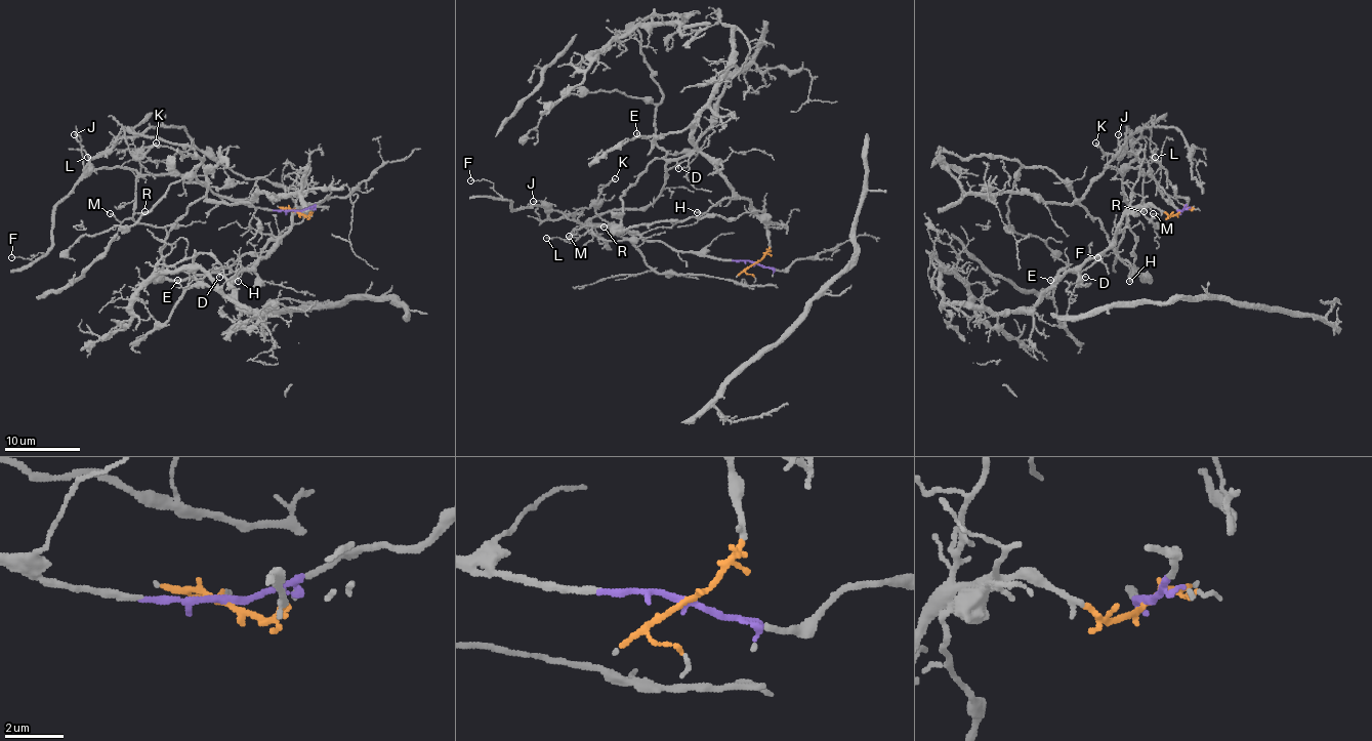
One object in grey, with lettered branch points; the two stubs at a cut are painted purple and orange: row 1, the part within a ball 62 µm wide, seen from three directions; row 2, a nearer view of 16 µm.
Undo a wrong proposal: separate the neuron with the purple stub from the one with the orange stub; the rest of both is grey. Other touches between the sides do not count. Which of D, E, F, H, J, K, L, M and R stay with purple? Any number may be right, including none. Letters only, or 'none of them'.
F, J, K, L, M, R

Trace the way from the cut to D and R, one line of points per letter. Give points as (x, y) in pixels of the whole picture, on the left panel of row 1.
D: (296, 211), (301, 215), (309, 213), (307, 205), (301, 205), (292, 216), (290, 230), (251, 268), (218, 277)
R: (296, 211), (264, 209), (217, 196), (179, 175), (139, 175), (134, 211), (146, 211)

